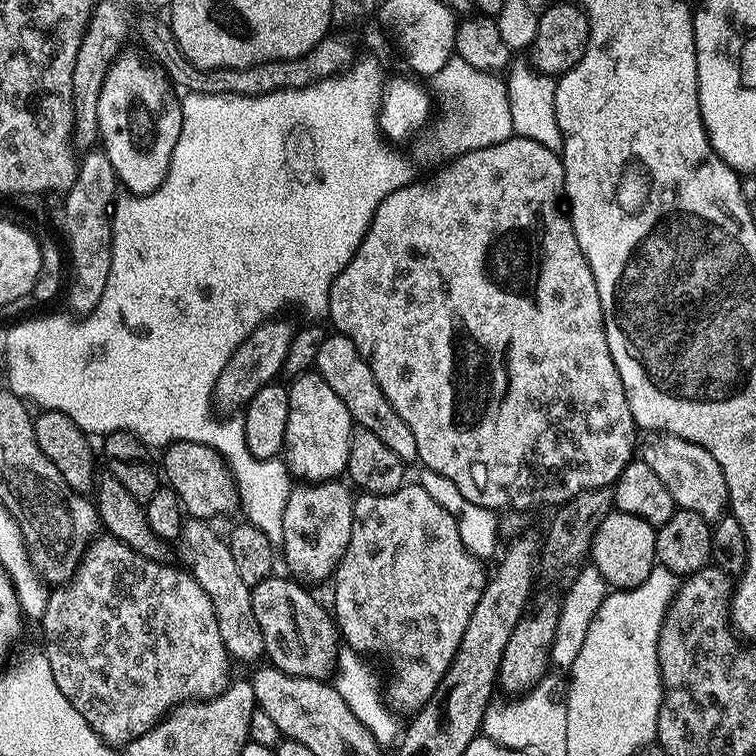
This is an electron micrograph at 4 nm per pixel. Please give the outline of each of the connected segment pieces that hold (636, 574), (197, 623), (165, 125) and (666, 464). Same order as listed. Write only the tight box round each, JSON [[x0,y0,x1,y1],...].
[[590,511,656,588],[42,534,230,746],[98,51,182,196],[642,434,730,522]]

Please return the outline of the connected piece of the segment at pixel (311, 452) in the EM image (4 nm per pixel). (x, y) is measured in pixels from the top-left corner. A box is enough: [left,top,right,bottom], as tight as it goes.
[282,370,354,482]

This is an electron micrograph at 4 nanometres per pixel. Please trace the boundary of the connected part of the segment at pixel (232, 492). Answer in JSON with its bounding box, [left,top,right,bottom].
[162,440,241,522]

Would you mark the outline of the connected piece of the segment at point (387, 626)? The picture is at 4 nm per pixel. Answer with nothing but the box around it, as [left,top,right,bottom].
[332,482,489,714]

